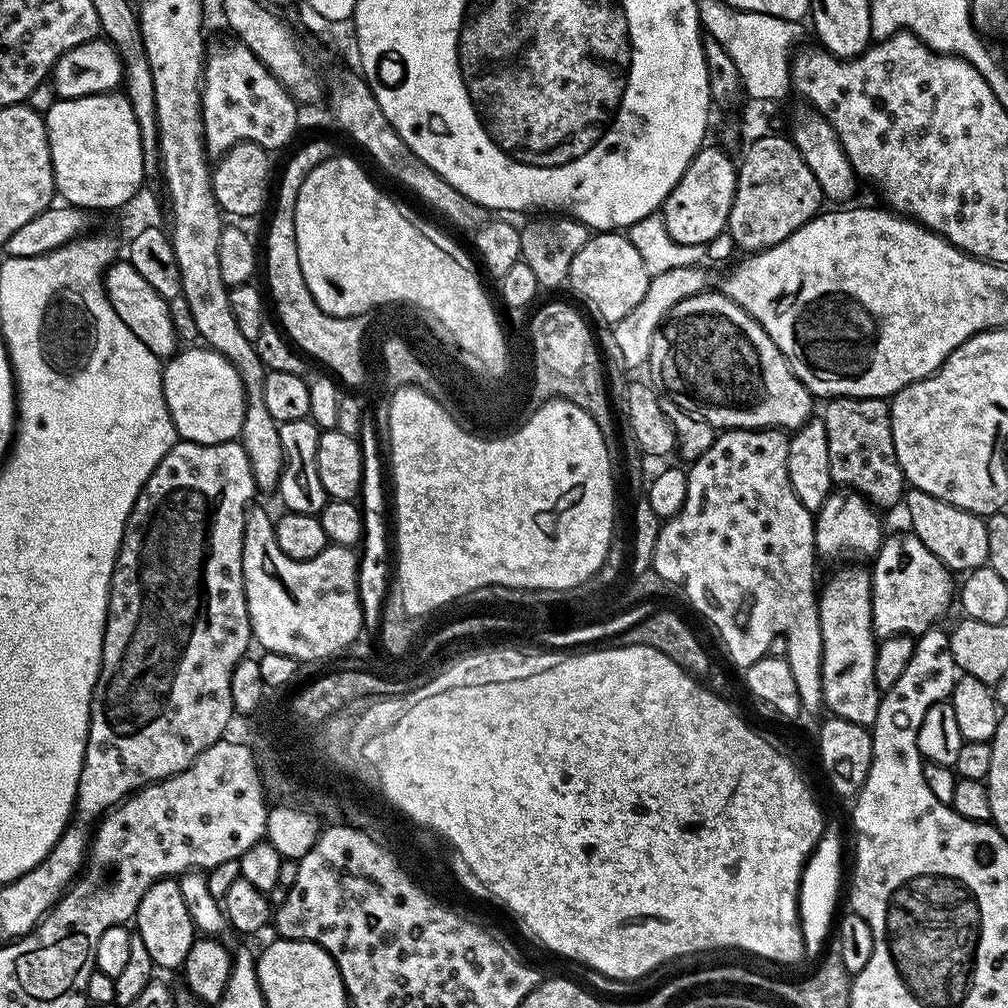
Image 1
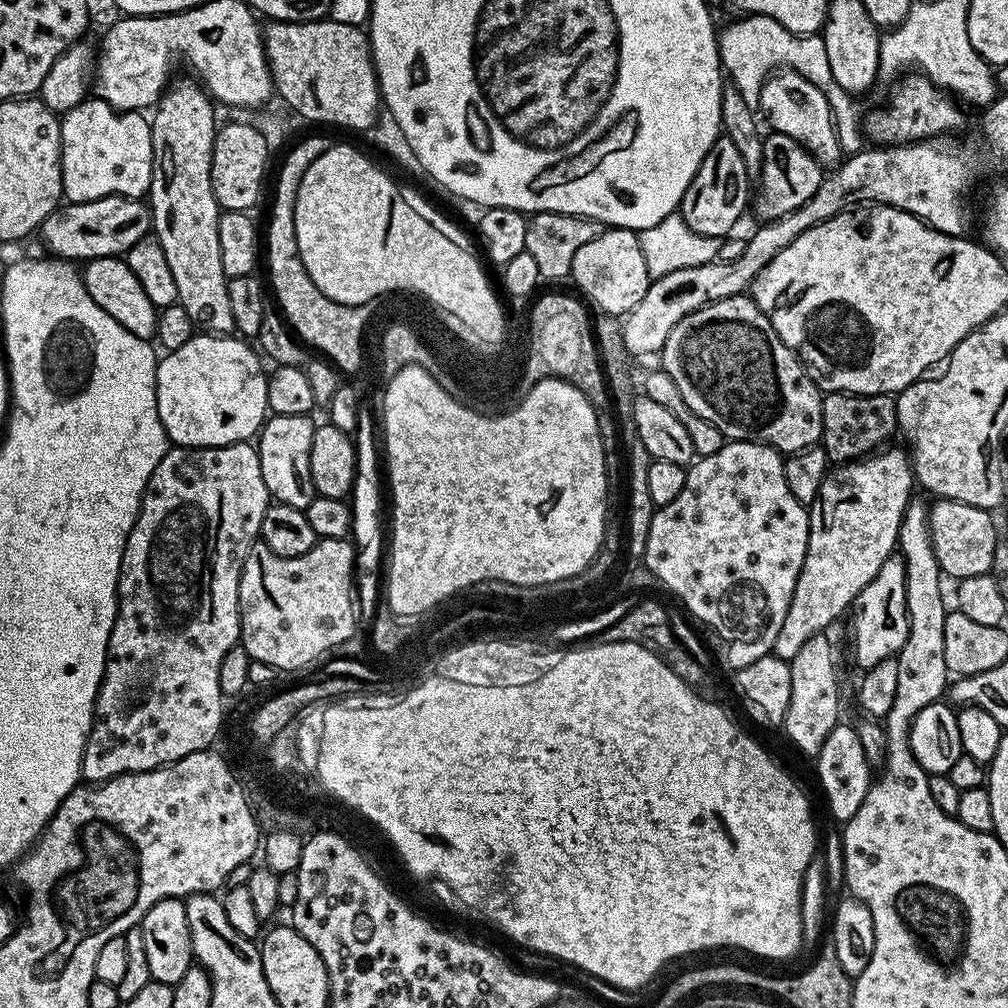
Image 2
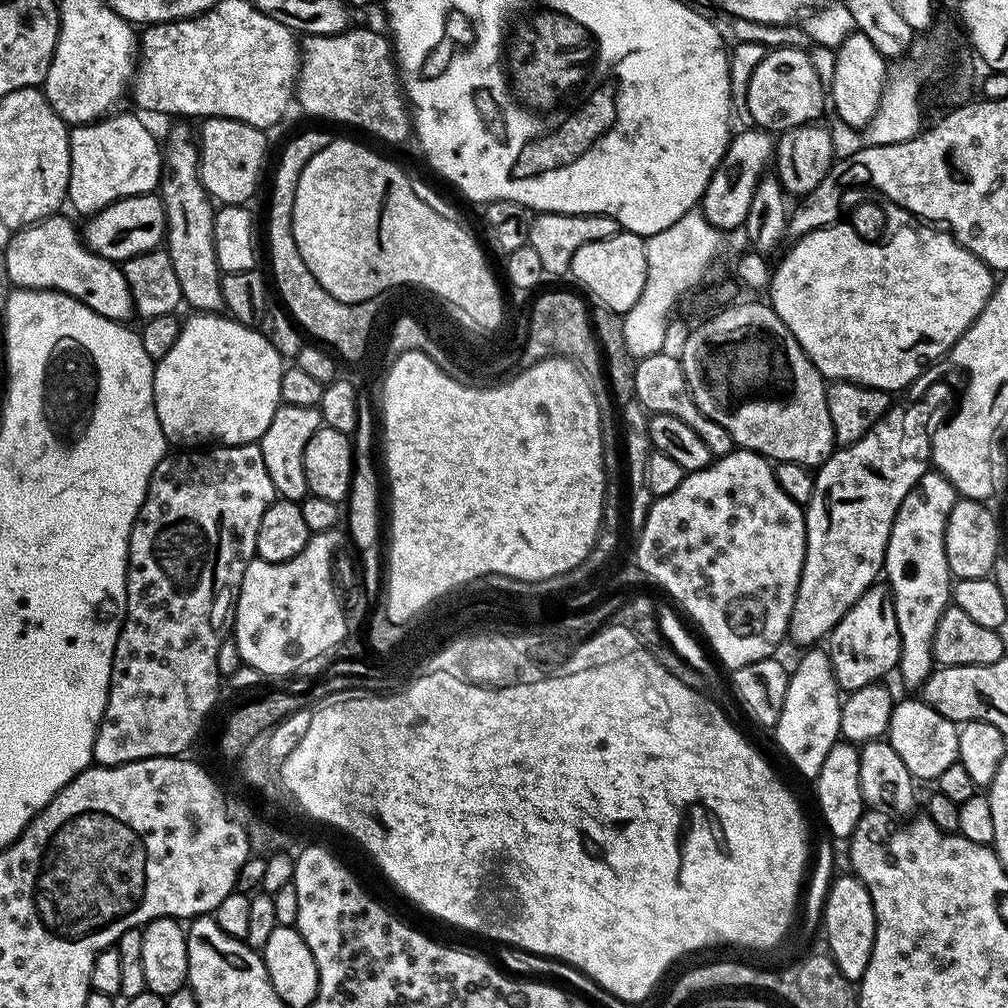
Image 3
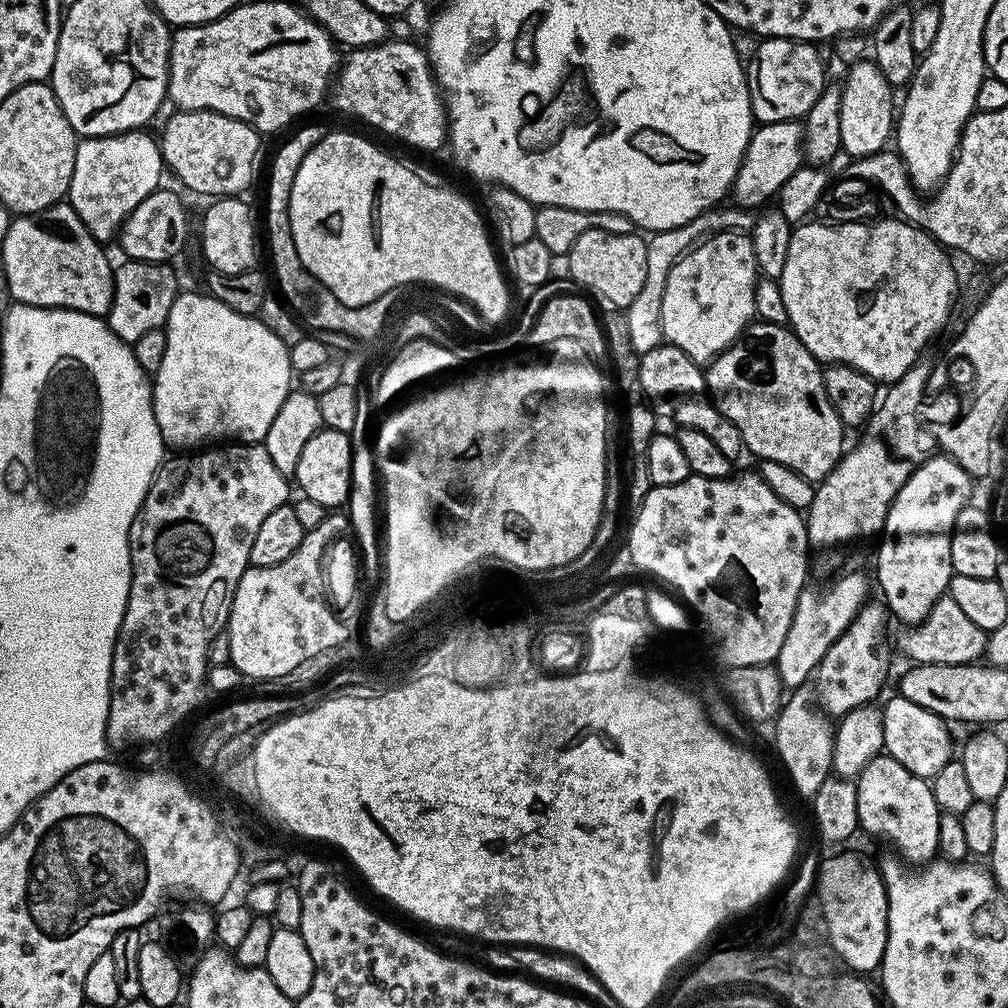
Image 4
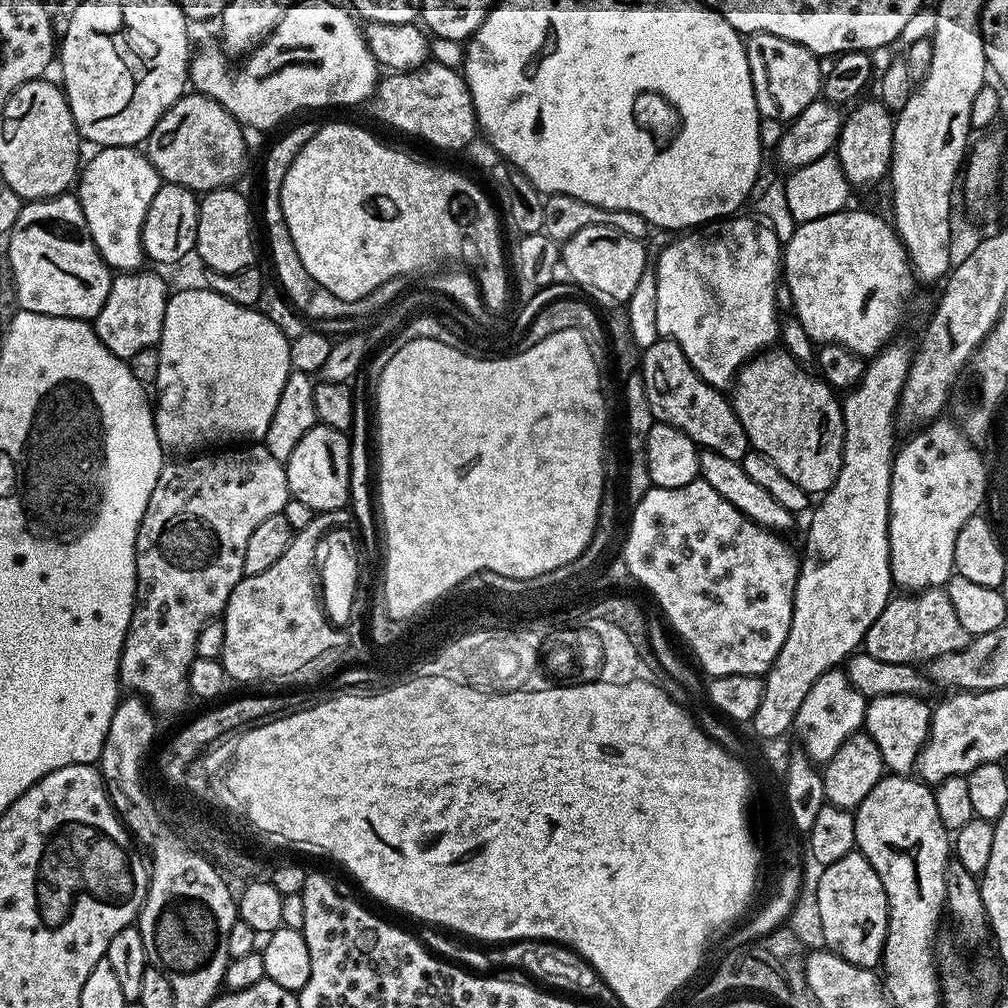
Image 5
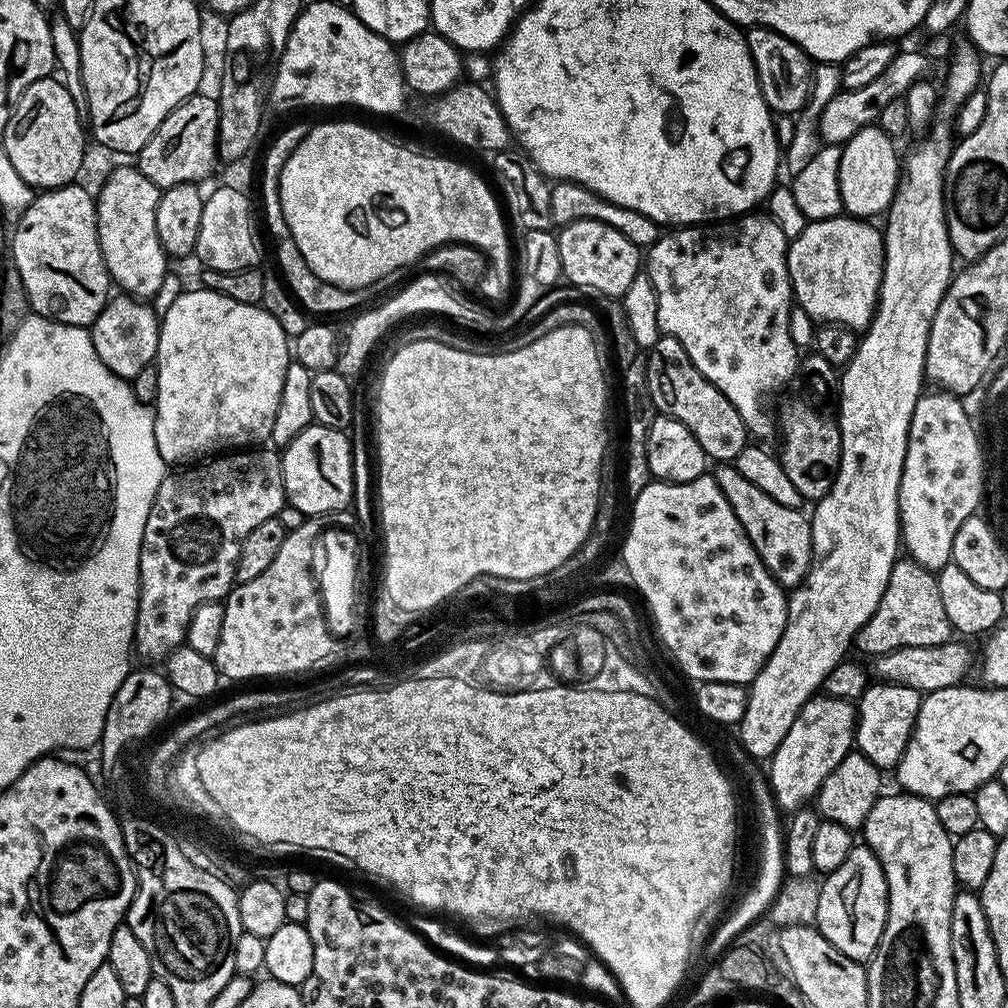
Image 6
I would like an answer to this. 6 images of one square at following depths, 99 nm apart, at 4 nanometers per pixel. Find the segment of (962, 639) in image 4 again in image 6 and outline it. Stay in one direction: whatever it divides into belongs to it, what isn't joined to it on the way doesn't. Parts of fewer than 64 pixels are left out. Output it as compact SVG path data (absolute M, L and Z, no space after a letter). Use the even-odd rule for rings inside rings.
M897 559L890 574L890 582L874 610L874 614L856 635L854 644L875 658L908 646L938 646L953 639L954 629L946 618L946 606L942 606L942 594L938 594L936 576L927 568L912 563L911 559Z

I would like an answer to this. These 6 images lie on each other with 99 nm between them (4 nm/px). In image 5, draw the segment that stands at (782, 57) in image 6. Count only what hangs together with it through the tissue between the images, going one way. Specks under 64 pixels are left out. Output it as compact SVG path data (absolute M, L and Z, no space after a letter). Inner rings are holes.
M754 32L747 37L746 47L754 98L765 121L791 122L821 95L821 61L806 46L793 40L778 38L769 32Z

